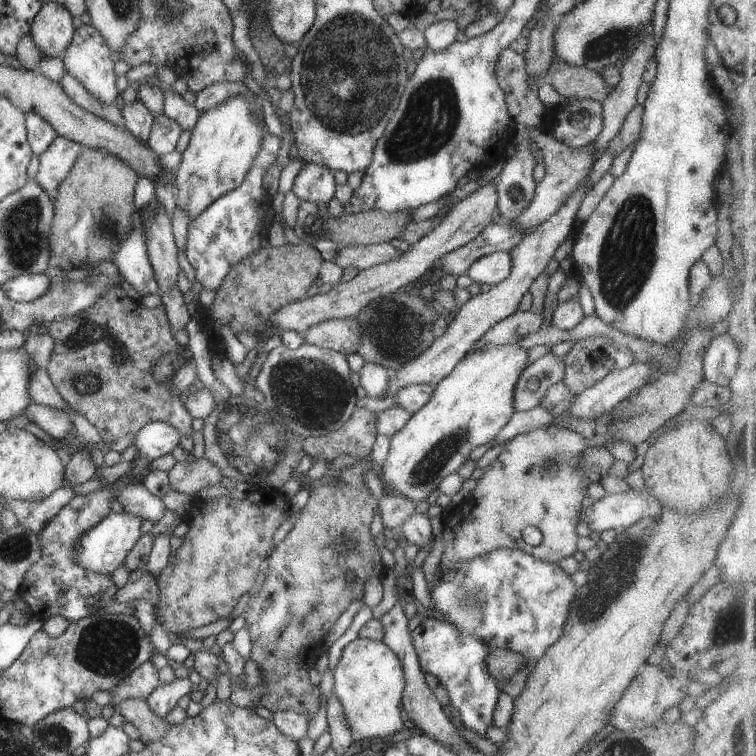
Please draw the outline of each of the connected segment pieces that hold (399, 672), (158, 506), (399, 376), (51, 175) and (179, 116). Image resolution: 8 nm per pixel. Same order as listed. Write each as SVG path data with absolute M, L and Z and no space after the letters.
M357 637L353 642L341 650L341 657L333 673L333 693L342 705L345 712L347 727L351 730L354 739L354 748L360 740L388 737L389 739L401 736L407 722L401 716L401 698L406 681L399 658L382 641L368 640Z
M129 483L114 492L124 511L138 515L143 521L150 520L156 524L165 509L161 498L152 496L141 483Z
M588 174L587 176L585 176L585 179L583 179L580 184L572 191L572 194L568 196L568 198L564 201L564 203L561 204L561 206L559 206L559 209L556 211L556 212L553 212L553 214L551 214L543 223L540 223L537 227L533 228L532 231L529 231L526 235L523 235L522 236L522 240L515 246L515 247L512 247L508 254L510 255L510 272L505 276L504 280L501 280L498 284L495 284L494 286L491 286L488 288L488 290L485 292L485 293L478 293L476 296L473 296L471 297L469 300L467 300L467 302L465 302L465 304L463 304L455 313L455 318L453 318L453 321L447 326L447 329L445 330L444 334L442 336L439 336L438 338L434 338L434 342L430 345L430 348L427 348L427 351L424 351L422 354L419 354L419 356L417 356L413 361L410 361L410 362L407 362L401 369L398 369L396 372L395 372L395 378L393 378L391 380L391 382L389 382L388 380L388 386L386 387L386 392L384 393L384 398L385 397L391 397L394 395L394 393L397 391L397 390L400 390L402 387L405 387L405 386L408 386L408 385L421 385L421 384L425 384L425 385L430 385L431 387L435 387L437 385L437 382L440 382L445 376L447 376L447 374L449 372L451 372L451 370L457 365L457 362L459 362L459 360L465 355L465 354L468 354L470 352L470 349L473 347L473 344L474 343L477 343L479 341L479 338L482 338L482 335L487 332L487 330L490 330L491 329L491 326L494 326L498 321L501 321L502 319L505 319L507 316L510 316L512 313L515 313L517 311L517 307L518 307L518 304L522 298L522 296L528 292L528 289L530 287L530 284L537 278L537 276L539 276L539 274L541 274L542 272L544 272L544 269L545 267L547 266L548 262L551 260L551 258L554 256L554 253L555 253L555 250L557 249L557 246L559 246L559 244L561 244L561 242L563 242L563 240L566 240L567 239L567 236L569 234L569 232L571 232L571 228L573 228L574 226L574 222L575 222L575 214L577 212L577 210L579 209L580 207L580 203L582 202L582 200L584 199L584 196L585 196L585 193L584 193L584 188L585 188L585 184L586 184L586 178L588 177Z
M58 135L54 140L51 140L49 147L38 155L37 174L31 179L48 194L53 195L59 184L67 177L77 156L84 150L82 145Z
M161 85L162 88L162 114L172 119L182 130L189 129L195 125L200 113L189 105L181 96L182 87L176 85Z

